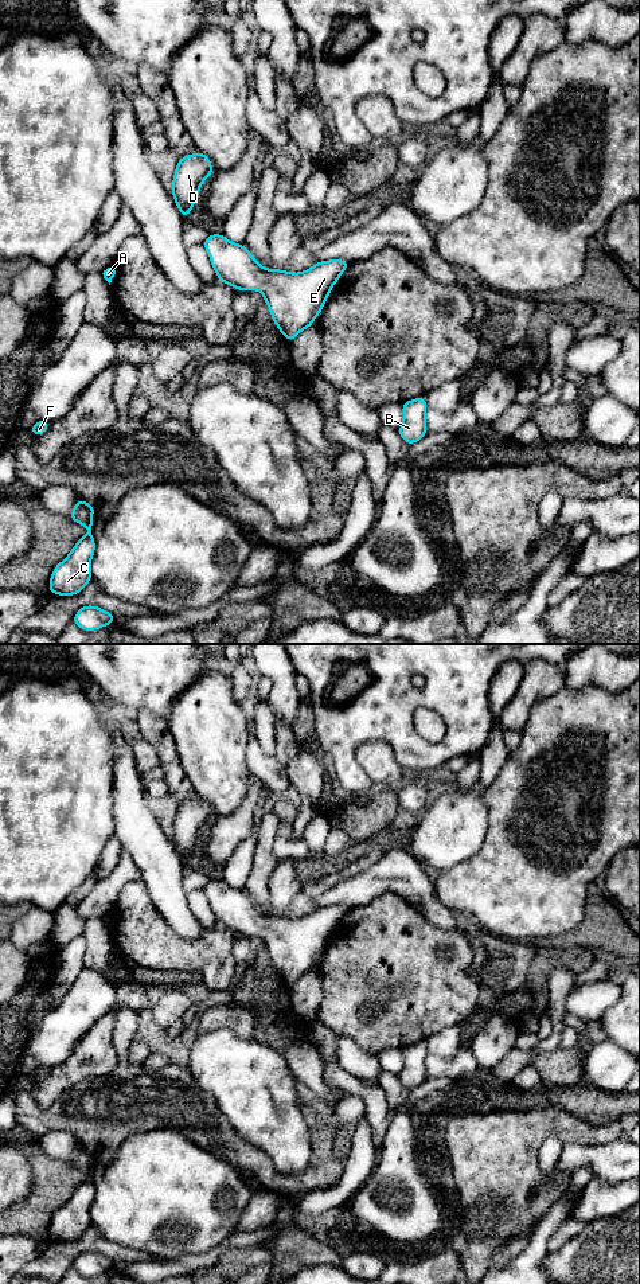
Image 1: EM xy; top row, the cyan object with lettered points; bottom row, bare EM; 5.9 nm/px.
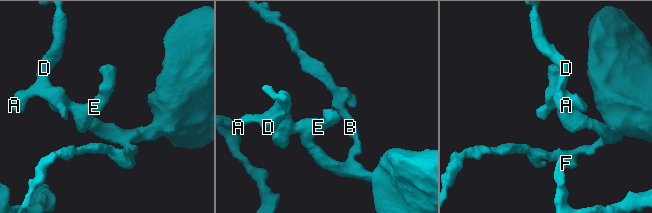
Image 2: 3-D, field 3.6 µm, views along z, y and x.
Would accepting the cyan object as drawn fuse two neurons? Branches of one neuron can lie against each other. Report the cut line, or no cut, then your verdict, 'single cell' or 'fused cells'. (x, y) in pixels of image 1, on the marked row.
cut none; single cell

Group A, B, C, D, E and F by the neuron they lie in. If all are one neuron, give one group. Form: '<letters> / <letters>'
A B C D E F

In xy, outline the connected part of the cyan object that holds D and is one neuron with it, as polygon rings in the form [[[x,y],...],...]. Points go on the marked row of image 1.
[[[199,149],[196,153],[187,155],[177,160],[171,192],[183,219],[190,215],[202,183],[210,177],[212,172],[211,160]]]

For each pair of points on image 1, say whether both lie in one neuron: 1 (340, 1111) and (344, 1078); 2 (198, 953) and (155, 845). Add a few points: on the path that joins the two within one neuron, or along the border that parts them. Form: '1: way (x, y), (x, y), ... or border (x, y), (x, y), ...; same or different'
1: border (350, 1095), (356, 1095), (362, 1100), (365, 1115); different
2: border (167, 921), (188, 939), (198, 939), (207, 929); different

